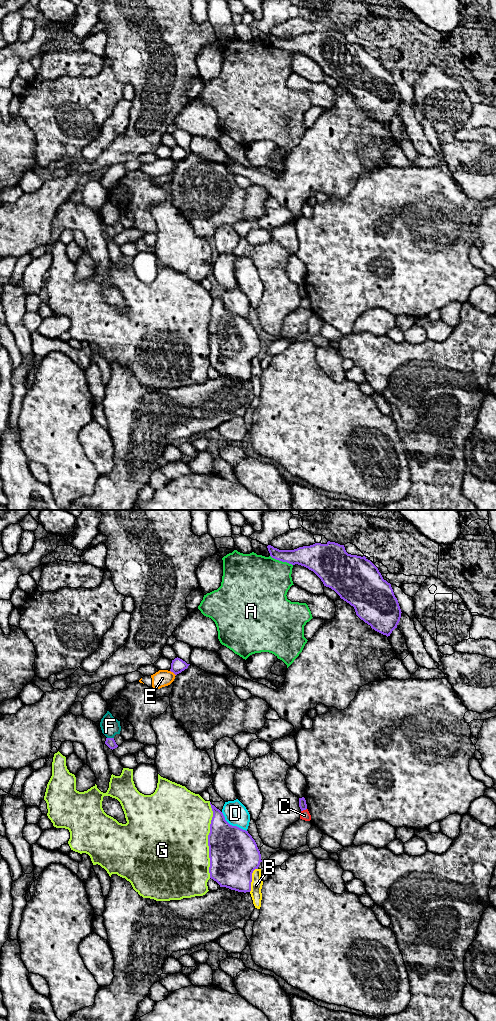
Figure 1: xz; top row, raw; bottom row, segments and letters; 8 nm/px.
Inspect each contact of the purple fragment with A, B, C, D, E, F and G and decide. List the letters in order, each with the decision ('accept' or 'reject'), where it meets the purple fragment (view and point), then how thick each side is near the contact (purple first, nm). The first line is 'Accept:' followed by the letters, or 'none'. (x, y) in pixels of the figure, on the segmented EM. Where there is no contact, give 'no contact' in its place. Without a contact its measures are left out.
Accept: none
A: reject; meets purple in xz at (281, 560); 190 nm thick on the purple side, 440 nm on the other
B: reject; meets purple in xz at (251, 879); 400 nm thick on the purple side, 100 nm on the other
C: reject; meets purple in xz at (303, 809); 60 nm thick on the purple side, 80 nm on the other
D: reject; meets purple in xz at (231, 825); 400 nm thick on the purple side, 190 nm on the other
E: reject; meets purple in xz at (173, 672); 110 nm thick on the purple side, 140 nm on the other
F: reject; meets purple in xz at (110, 738); 80 nm thick on the purple side, 150 nm on the other
G: reject; meets purple in xz at (208, 840); 400 nm thick on the purple side, 500 nm on the other

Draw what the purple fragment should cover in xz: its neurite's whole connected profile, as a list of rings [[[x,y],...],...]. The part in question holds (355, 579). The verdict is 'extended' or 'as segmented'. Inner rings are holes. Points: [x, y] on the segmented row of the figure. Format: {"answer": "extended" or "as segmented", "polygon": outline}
{"answer": "as segmented", "polygon": [[[330,541],[294,550],[267,548],[272,558],[313,571],[375,631],[388,637],[397,628],[402,612],[391,584],[365,556],[348,554],[344,545]]]}

